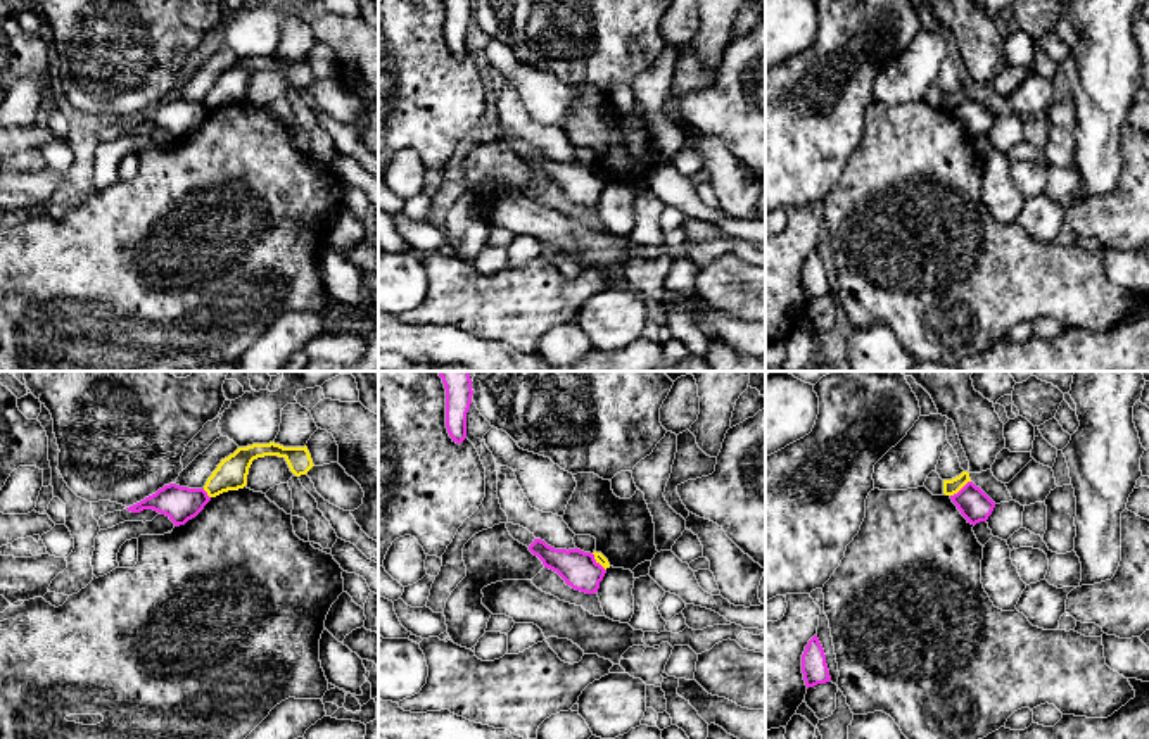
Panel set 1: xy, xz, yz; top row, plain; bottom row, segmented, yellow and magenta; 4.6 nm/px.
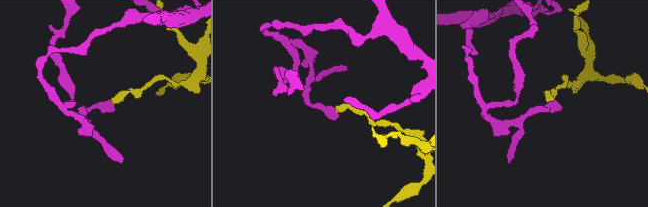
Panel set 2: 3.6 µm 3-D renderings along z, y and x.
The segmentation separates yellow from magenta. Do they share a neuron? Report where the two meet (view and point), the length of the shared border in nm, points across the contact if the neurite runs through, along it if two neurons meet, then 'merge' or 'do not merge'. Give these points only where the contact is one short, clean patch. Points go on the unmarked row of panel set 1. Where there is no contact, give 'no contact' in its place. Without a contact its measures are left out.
meets yellow in yz at (959, 102); contact 120 nm long; border along yz (970, 94), (951, 109); do not merge

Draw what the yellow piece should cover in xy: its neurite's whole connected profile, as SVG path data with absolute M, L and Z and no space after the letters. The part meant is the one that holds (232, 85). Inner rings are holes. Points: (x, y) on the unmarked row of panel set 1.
M252 57L238 60L233 67L221 73L218 81L207 92L204 104L216 111L228 104L238 104L247 98L249 81L254 73L264 69L283 71L295 90L306 88L314 78L308 60L283 60L280 57Z

